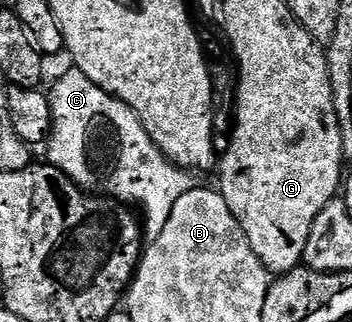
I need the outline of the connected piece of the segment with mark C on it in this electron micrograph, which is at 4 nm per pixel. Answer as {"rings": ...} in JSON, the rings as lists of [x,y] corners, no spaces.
{"rings":[[[74,66],[68,67],[68,70],[56,80],[52,90],[49,90],[48,97],[53,116],[52,133],[47,139],[48,163],[57,167],[73,182],[83,186],[86,180],[90,181],[93,176],[93,166],[90,166],[87,154],[89,130],[97,116],[111,124],[115,120],[115,114],[119,114],[119,106],[127,105],[97,87],[85,72]]]}

